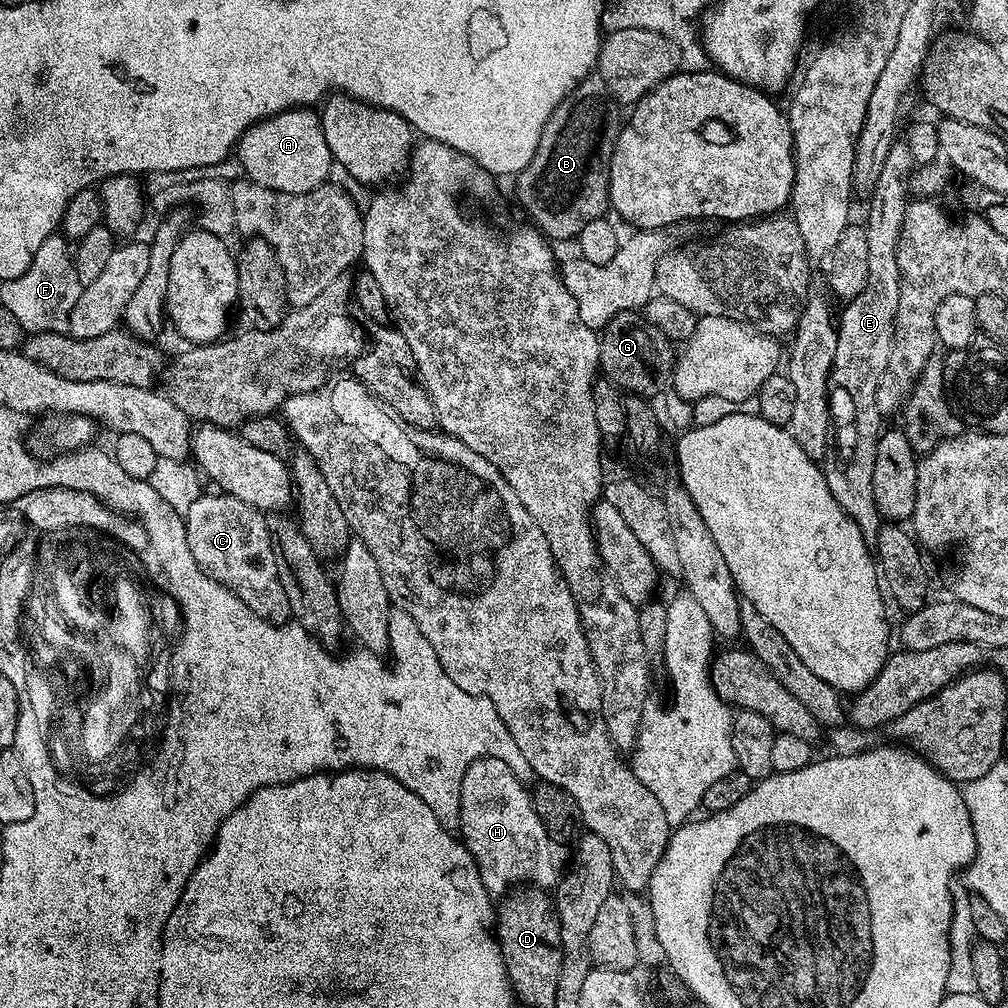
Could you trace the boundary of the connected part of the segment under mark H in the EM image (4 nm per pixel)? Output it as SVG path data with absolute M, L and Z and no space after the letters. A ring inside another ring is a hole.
M483 756L480 760L474 761L466 770L462 778L462 810L458 832L478 866L486 890L493 897L503 897L509 890L523 885L520 884L523 880L528 883L525 885L535 886L540 890L552 890L555 889L562 875L561 845L556 844L550 838L546 826L542 826L542 818L538 818L534 810L525 781L516 777L514 770L500 763L498 758Z

